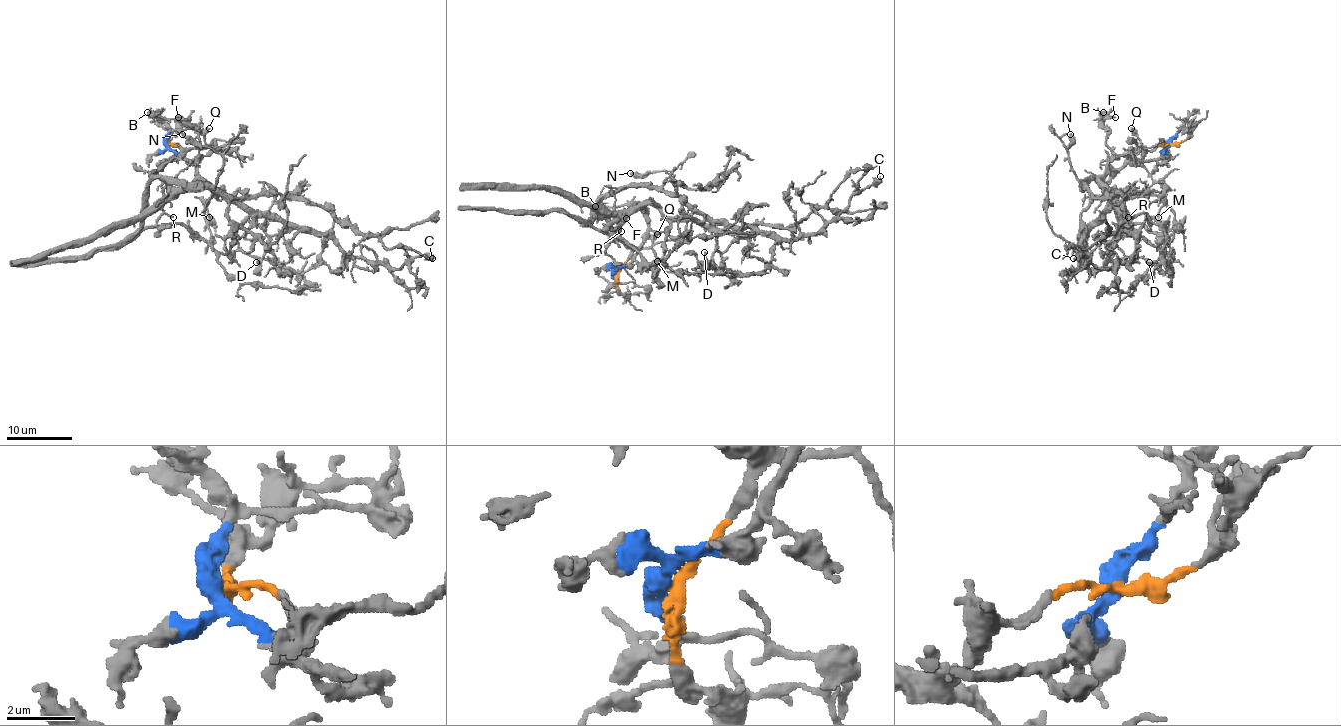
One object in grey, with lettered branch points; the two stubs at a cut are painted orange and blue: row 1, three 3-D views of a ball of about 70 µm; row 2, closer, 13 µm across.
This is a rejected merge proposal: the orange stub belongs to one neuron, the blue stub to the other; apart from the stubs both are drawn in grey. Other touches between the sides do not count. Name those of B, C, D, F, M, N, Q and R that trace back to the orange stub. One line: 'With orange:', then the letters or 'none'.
With orange: N, Q

